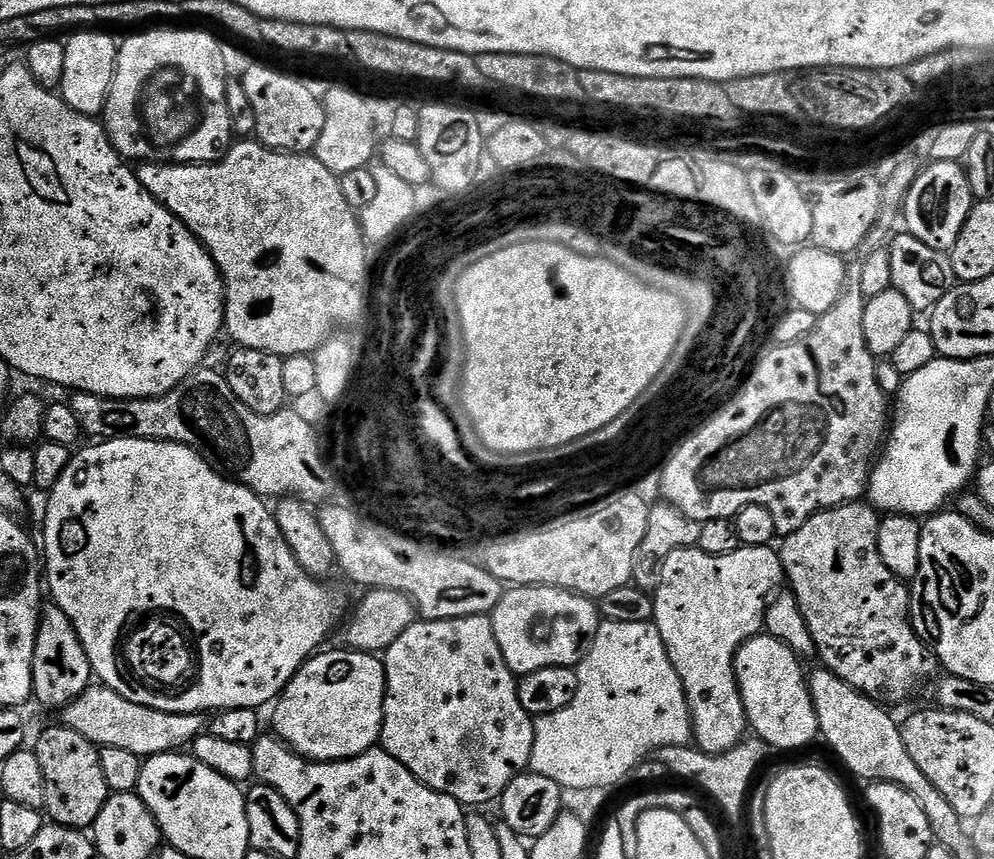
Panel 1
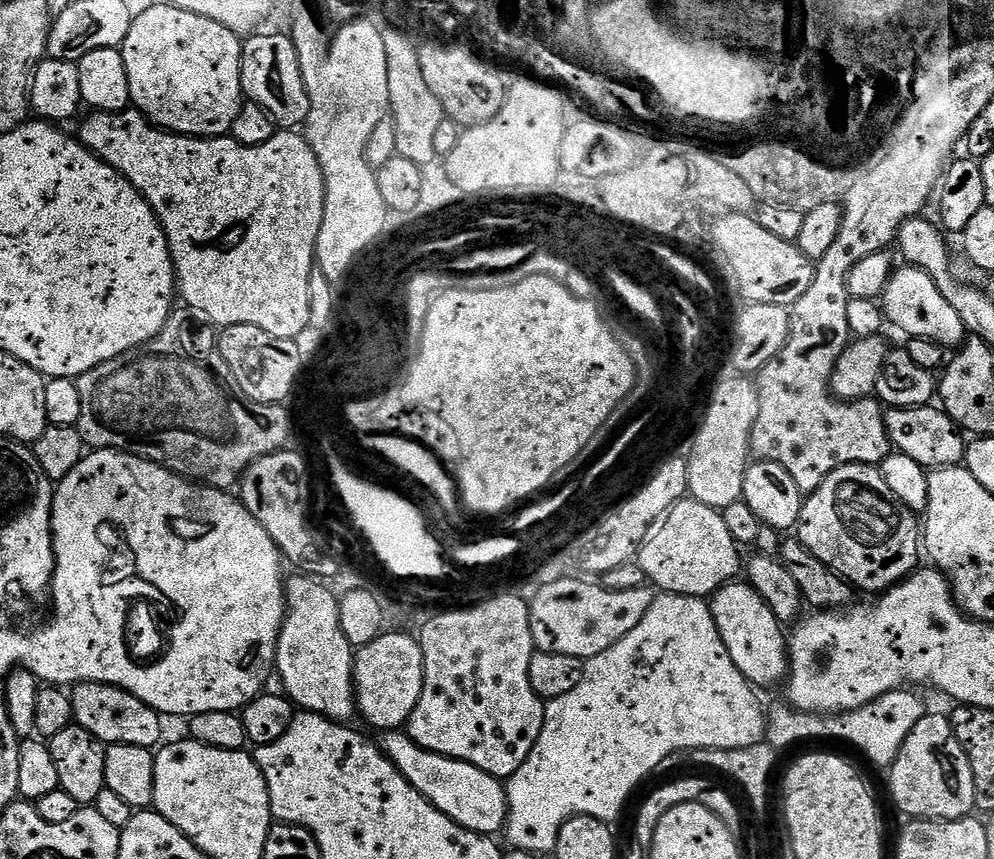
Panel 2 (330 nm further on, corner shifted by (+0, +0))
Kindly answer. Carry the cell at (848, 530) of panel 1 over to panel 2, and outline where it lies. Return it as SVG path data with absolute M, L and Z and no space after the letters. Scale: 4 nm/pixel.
M847 464L838 470L834 470L824 479L822 486L818 486L818 490L814 490L800 505L800 521L797 522L794 529L795 539L802 542L802 546L806 546L806 550L818 558L818 562L822 562L831 572L841 576L848 581L853 589L861 588L864 592L876 592L875 594L883 594L889 588L893 588L900 581L908 579L913 572L917 571L918 565L922 560L922 524L918 519L917 513L905 510L901 505L896 503L896 499L892 497L890 486L886 486L884 476L880 473L879 467L870 464Z

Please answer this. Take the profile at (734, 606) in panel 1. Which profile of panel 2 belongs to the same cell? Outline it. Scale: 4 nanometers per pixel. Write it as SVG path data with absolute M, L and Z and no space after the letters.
M685 498L668 511L667 516L659 521L655 531L640 545L638 562L644 571L645 581L657 589L660 587L661 593L673 592L679 596L711 598L719 588L733 583L741 575L740 552L741 549L734 542L734 538L730 538L730 530L726 530L723 515L717 509L697 500Z

